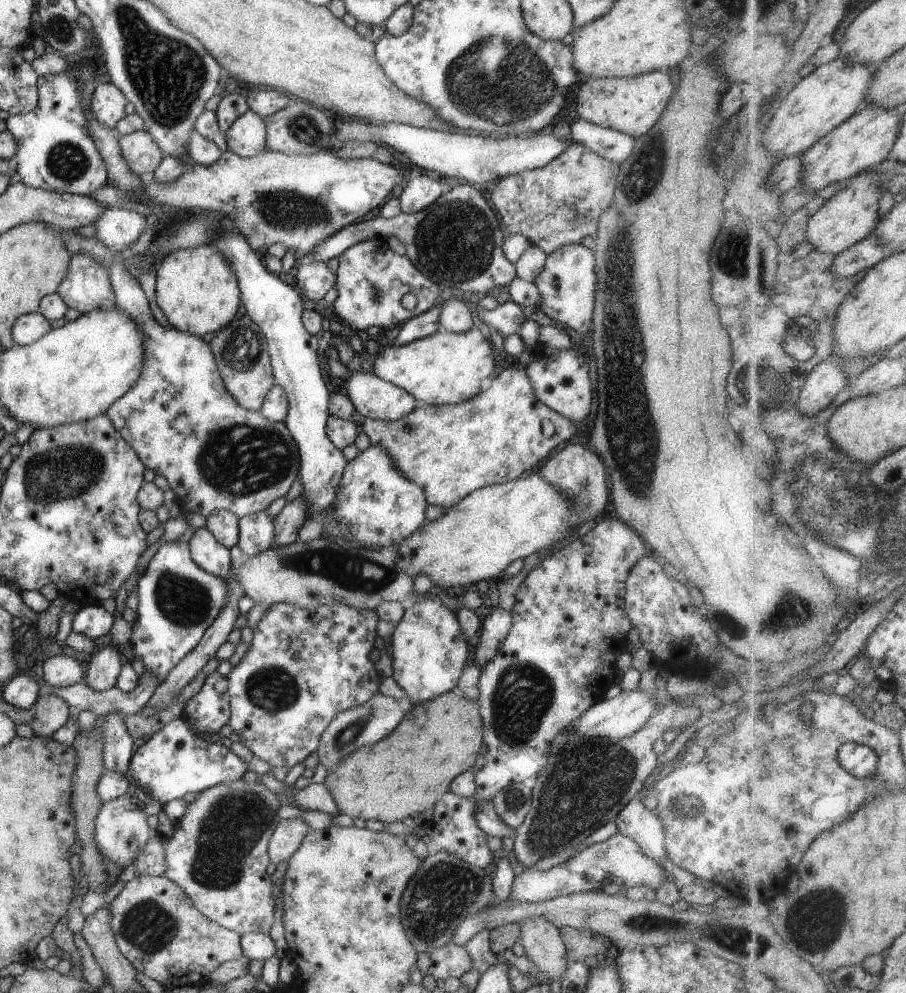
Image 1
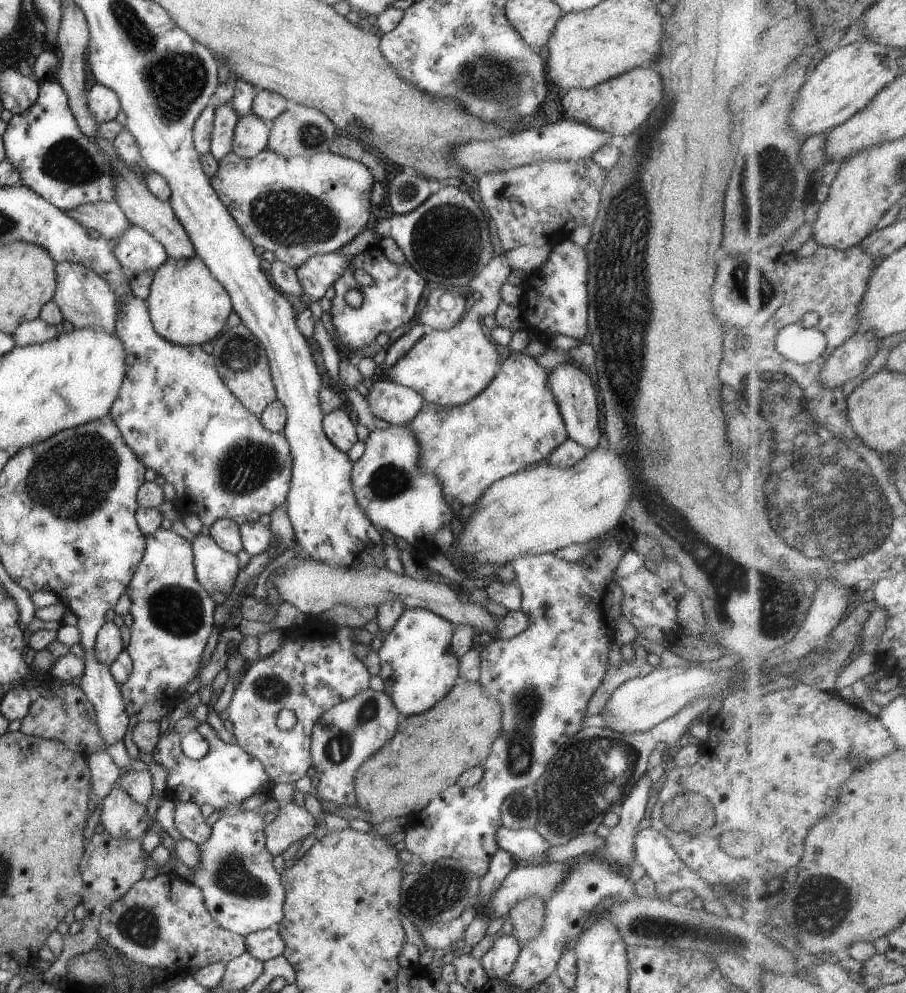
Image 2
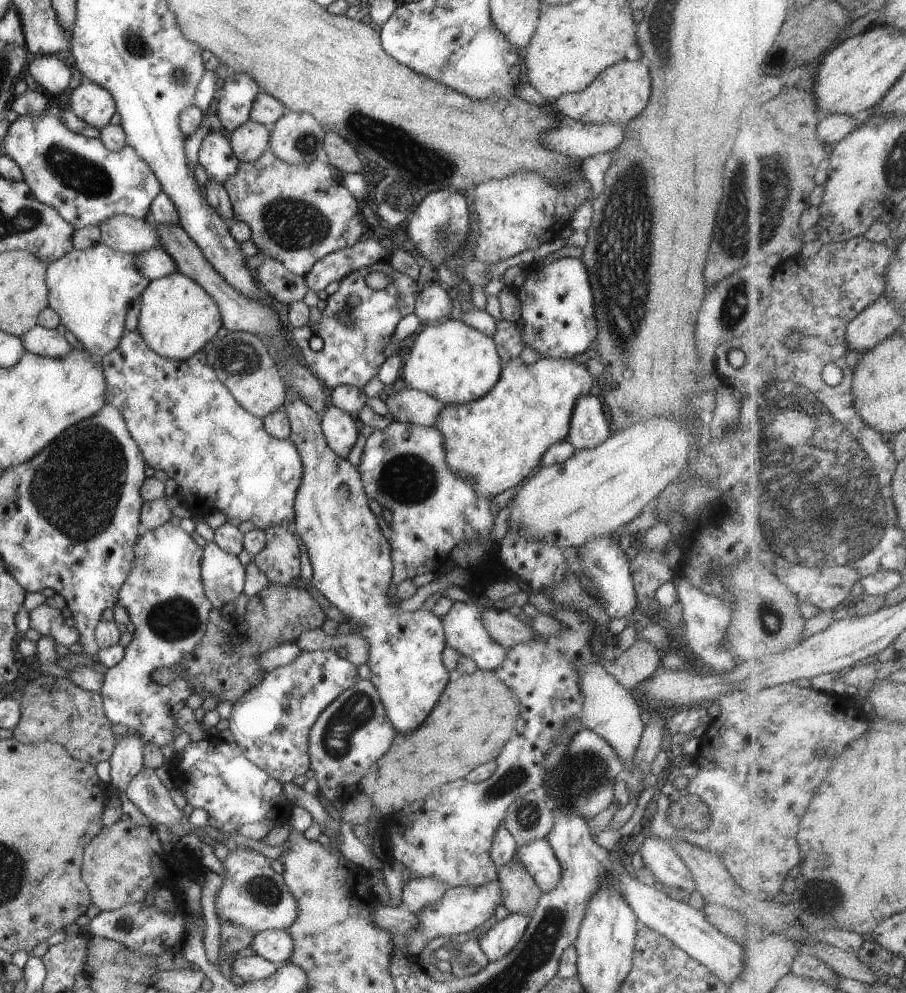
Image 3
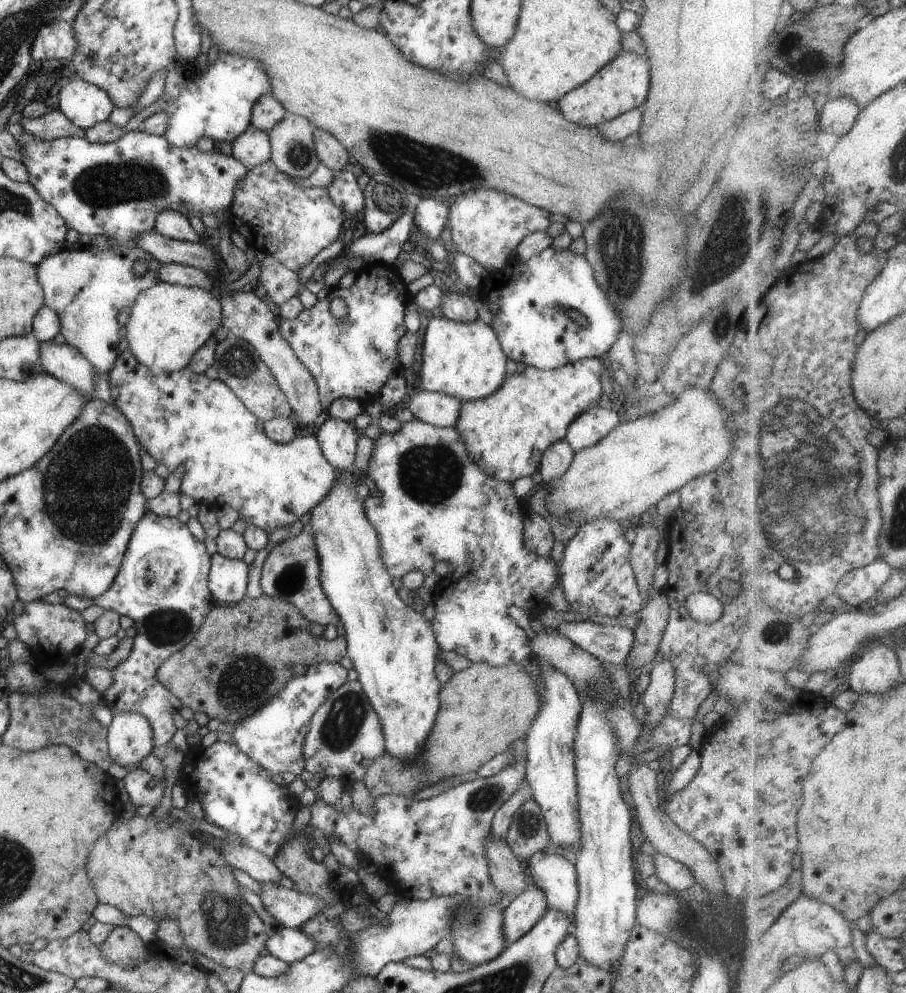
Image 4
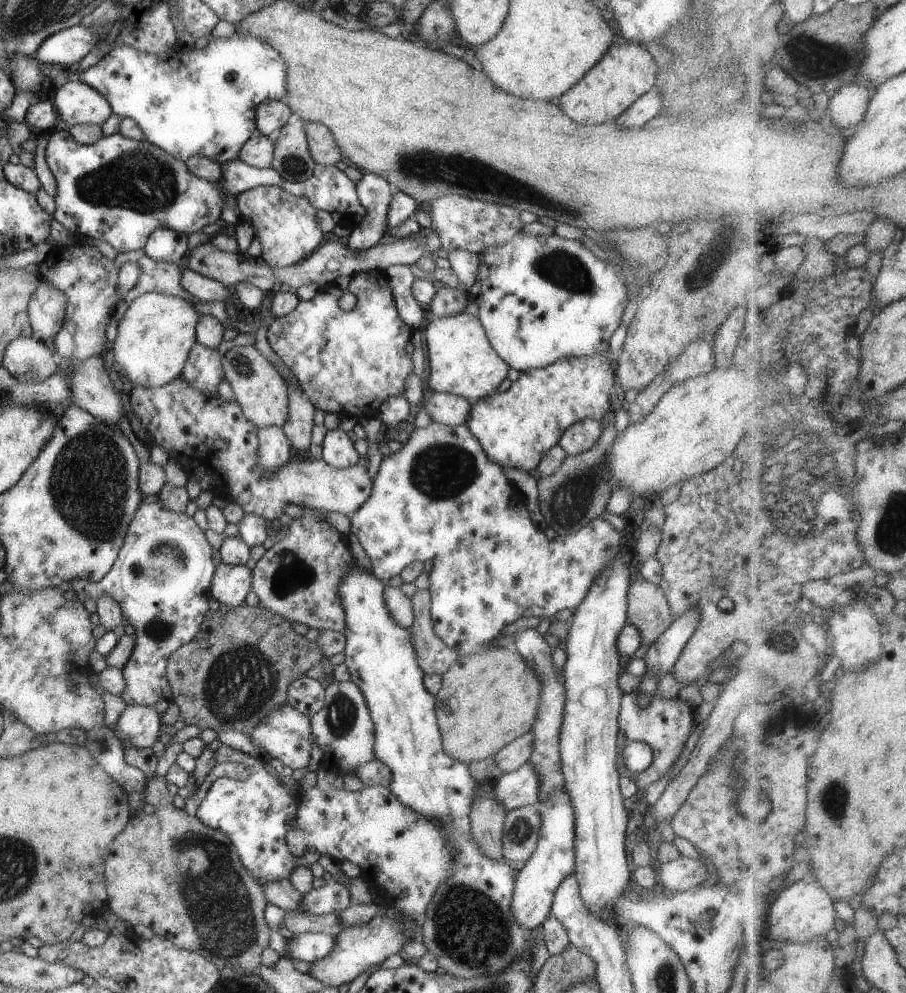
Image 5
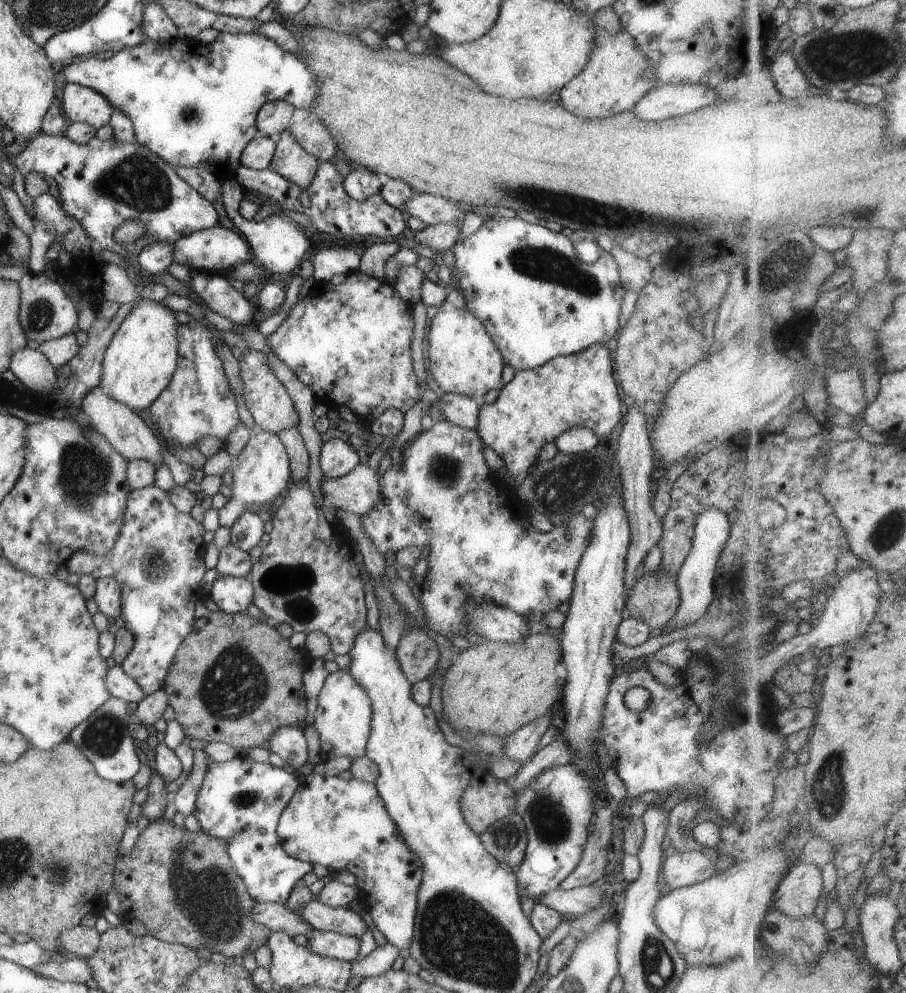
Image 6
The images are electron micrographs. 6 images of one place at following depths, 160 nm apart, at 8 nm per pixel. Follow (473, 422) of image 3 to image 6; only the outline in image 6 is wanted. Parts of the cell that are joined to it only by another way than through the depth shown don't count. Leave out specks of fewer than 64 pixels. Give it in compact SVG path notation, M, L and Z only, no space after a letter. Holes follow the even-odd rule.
M597 342L583 348L582 352L555 356L537 368L515 371L513 378L499 388L497 400L479 408L475 430L482 444L499 456L505 467L507 482L513 482L515 486L537 462L539 448L543 444L552 442L559 434L571 428L587 428L597 440L606 441L614 433L615 425L621 422L620 412L619 390L613 380L609 351L605 342Z

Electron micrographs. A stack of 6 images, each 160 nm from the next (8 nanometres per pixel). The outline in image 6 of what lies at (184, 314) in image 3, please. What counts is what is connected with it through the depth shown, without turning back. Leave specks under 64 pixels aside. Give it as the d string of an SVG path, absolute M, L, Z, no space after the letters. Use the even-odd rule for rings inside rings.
M139 298L127 318L120 322L101 358L101 392L133 412L147 409L167 386L177 358L177 320L164 304Z

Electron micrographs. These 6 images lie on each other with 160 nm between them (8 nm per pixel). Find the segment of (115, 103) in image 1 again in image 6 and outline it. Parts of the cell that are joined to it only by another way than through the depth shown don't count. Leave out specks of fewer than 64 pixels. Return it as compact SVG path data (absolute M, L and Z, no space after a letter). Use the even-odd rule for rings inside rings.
M74 83L66 84L61 98L64 103L64 114L71 123L84 122L97 130L108 124L113 113L106 97L91 88Z

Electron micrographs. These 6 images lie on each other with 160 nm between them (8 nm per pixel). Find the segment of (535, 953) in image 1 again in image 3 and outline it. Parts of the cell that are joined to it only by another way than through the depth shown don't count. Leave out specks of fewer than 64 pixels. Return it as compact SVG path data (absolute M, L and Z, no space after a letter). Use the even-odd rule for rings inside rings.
M516 858L496 867L502 904L510 913L531 914L542 890Z

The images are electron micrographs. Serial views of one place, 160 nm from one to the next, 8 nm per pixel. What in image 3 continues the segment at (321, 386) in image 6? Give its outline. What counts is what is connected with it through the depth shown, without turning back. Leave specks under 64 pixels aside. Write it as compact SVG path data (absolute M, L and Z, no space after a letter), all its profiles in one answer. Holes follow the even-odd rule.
M387 260L375 261L373 264L358 268L339 281L337 290L326 298L326 305L321 312L322 317L319 322L308 321L303 326L291 330L291 338L303 355L305 364L321 381L327 394L339 385L353 385L362 390L365 382L376 375L377 369L385 360L381 351L388 344L397 322L406 314L414 312L414 298L419 289L420 285L416 281L397 272ZM373 271L383 272L389 277L391 284L380 290L367 287L363 278ZM350 294L357 296L360 301L358 305L349 309L345 306L345 298ZM342 311L350 316L349 326L339 323L335 317ZM313 335L319 336L322 340L321 349L316 352L307 344Z

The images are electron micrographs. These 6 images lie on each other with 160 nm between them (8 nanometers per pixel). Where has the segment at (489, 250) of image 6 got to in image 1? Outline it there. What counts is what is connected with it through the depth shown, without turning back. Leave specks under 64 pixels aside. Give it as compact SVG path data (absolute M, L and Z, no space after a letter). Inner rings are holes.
M563 244L549 252L543 270L535 276L533 286L539 292L539 310L553 322L561 324L567 331L587 337L590 333L591 312L593 311L593 274L592 250L578 244Z

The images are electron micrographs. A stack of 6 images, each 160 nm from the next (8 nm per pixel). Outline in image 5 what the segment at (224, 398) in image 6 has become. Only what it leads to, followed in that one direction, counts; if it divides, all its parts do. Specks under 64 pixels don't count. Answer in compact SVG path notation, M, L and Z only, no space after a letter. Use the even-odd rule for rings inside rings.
M193 343L179 377L208 397L217 395L216 386L223 380L219 353L200 343Z

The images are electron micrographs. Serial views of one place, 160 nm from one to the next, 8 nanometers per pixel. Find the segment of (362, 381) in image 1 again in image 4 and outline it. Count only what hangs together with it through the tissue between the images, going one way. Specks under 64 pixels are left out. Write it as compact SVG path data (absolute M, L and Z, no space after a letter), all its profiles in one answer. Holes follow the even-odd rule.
M420 389L403 404L413 418L435 427L454 427L461 401L450 395Z

